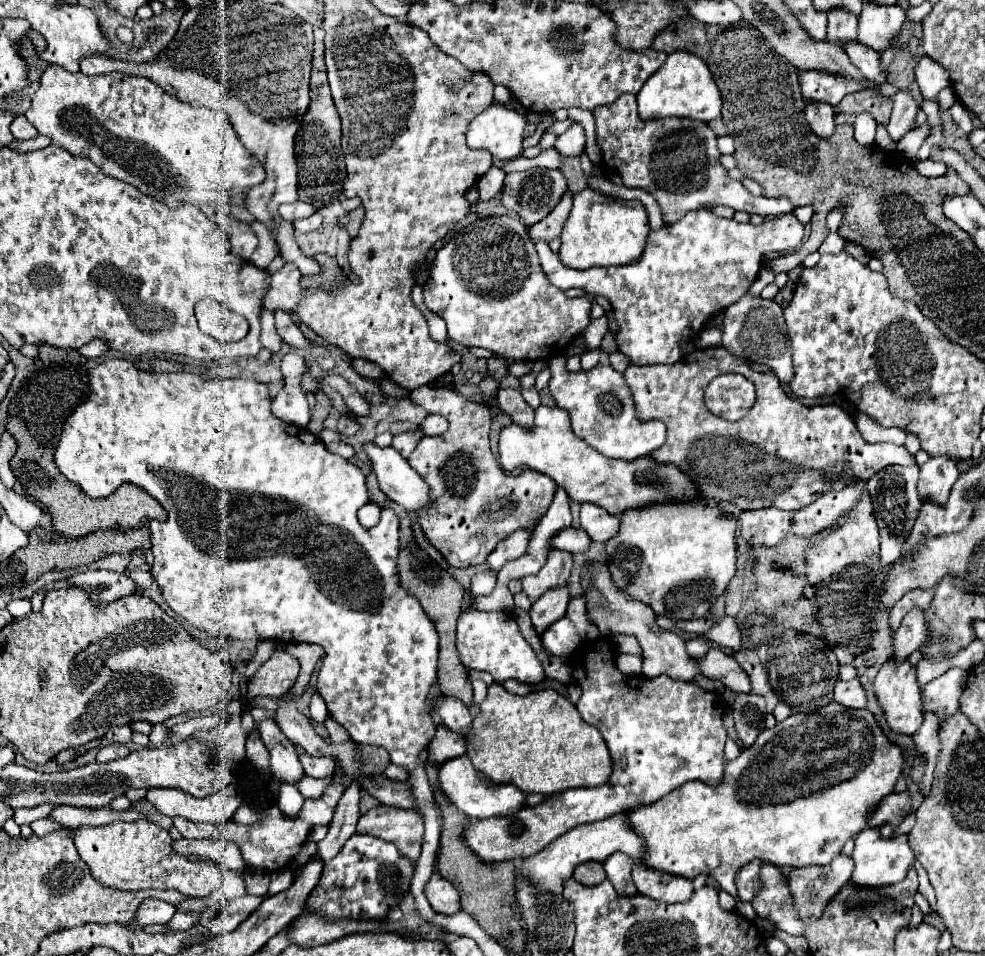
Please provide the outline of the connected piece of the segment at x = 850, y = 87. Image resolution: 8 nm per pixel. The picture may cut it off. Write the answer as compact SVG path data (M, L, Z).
M803 71L799 77L799 85L807 101L813 99L813 101L837 105L847 93L873 87L875 81L871 79L857 81L857 79L851 79L849 75L833 75L829 71Z

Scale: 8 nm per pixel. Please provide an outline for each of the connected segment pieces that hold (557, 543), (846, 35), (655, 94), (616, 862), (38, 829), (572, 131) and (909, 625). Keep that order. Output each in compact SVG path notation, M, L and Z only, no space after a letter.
M567 527L565 531L559 531L555 539L551 539L551 545L555 549L569 553L585 553L591 547L591 543L593 543L591 537L583 529L575 529L575 527Z
M845 9L827 11L827 41L839 43L845 39L857 41L857 15Z
M673 51L667 55L663 67L647 79L647 83L637 93L639 117L641 119L659 119L659 117L689 117L697 121L713 121L721 115L721 93L715 85L715 79L697 55L689 51Z
M613 853L603 861L607 879L613 883L613 887L617 889L619 895L635 895L637 887L633 885L631 879L631 867L633 867L633 859L623 855L623 853Z
M45 817L45 819L41 819L41 821L35 821L35 823L31 823L31 829L33 829L33 833L35 833L35 835L43 837L43 835L49 835L49 833L53 833L55 829L61 829L61 825L59 825L57 821L53 821L53 819Z
M573 123L563 135L557 137L557 143L555 143L555 149L563 155L581 155L585 151L585 131L581 125Z
M911 609L895 631L895 661L907 659L929 635L929 621L923 609Z

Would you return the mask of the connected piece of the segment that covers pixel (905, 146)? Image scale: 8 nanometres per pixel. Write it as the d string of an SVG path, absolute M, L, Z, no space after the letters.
M925 123L919 128L910 130L898 143L897 151L911 159L916 155L925 137L930 133L929 123Z

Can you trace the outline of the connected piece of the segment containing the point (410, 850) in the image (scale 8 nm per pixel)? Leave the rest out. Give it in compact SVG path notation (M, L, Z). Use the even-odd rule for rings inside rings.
M379 805L359 817L357 833L367 833L395 843L397 849L413 863L421 855L423 819L417 811Z

